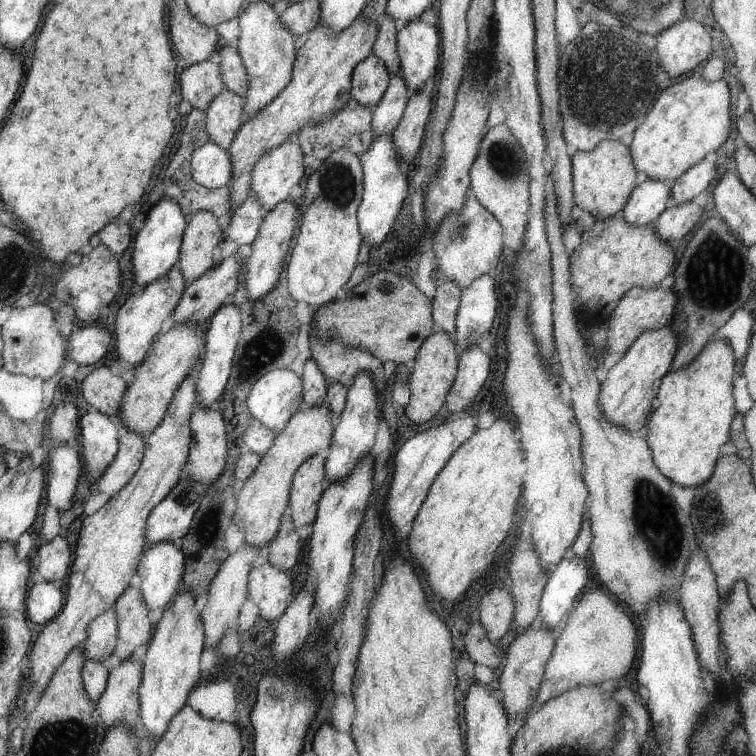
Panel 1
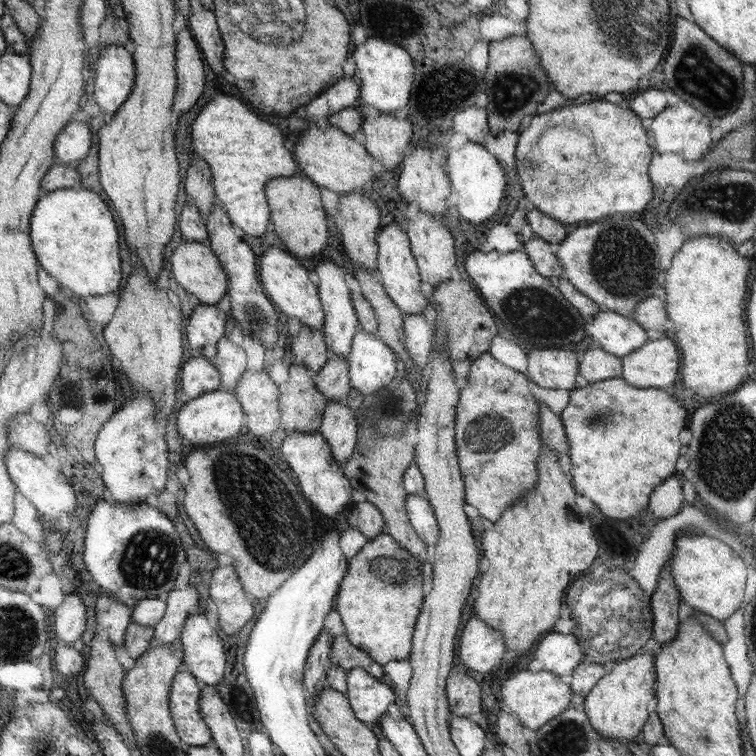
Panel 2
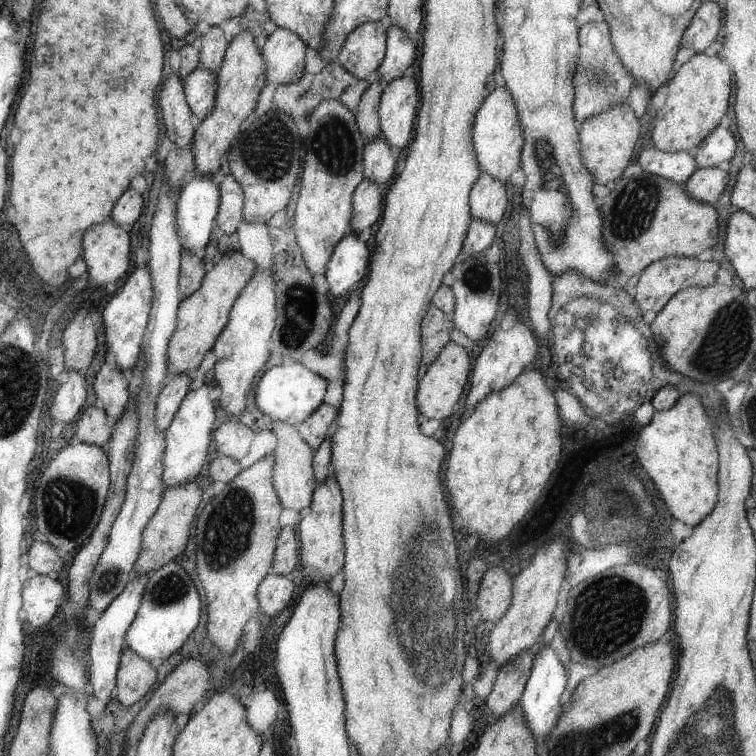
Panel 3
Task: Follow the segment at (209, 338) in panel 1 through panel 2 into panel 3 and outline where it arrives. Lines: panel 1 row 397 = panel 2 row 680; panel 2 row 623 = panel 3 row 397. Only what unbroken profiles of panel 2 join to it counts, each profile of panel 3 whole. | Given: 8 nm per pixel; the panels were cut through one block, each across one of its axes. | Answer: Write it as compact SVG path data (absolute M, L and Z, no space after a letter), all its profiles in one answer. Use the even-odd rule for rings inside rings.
M204 384L198 390L190 392L182 402L179 412L175 416L170 427L163 432L165 435L165 456L163 461L162 481L165 488L177 488L185 486L194 481L206 458L208 458L208 448L212 442L212 428L214 428L214 404L210 400L211 386Z

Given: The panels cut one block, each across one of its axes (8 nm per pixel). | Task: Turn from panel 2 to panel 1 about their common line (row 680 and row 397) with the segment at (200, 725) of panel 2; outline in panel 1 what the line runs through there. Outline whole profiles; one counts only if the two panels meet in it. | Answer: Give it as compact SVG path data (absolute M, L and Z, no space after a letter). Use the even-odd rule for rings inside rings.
M196 369L186 376L181 386L174 393L169 410L160 427L146 436L148 446L145 448L144 460L137 474L130 479L117 495L110 498L100 510L92 515L84 517L84 524L80 528L78 546L73 551L73 562L66 579L66 604L56 619L45 624L43 632L40 632L33 651L30 653L30 682L36 686L36 694L42 694L53 678L58 667L65 662L69 652L76 648L80 642L89 638L90 624L97 616L115 607L117 599L129 587L130 578L137 573L140 566L141 556L145 552L147 544L147 524L153 508L161 503L169 495L169 492L177 486L181 474L185 470L185 464L189 462L189 452L194 442L192 429L192 414L198 406L199 392L196 385Z

